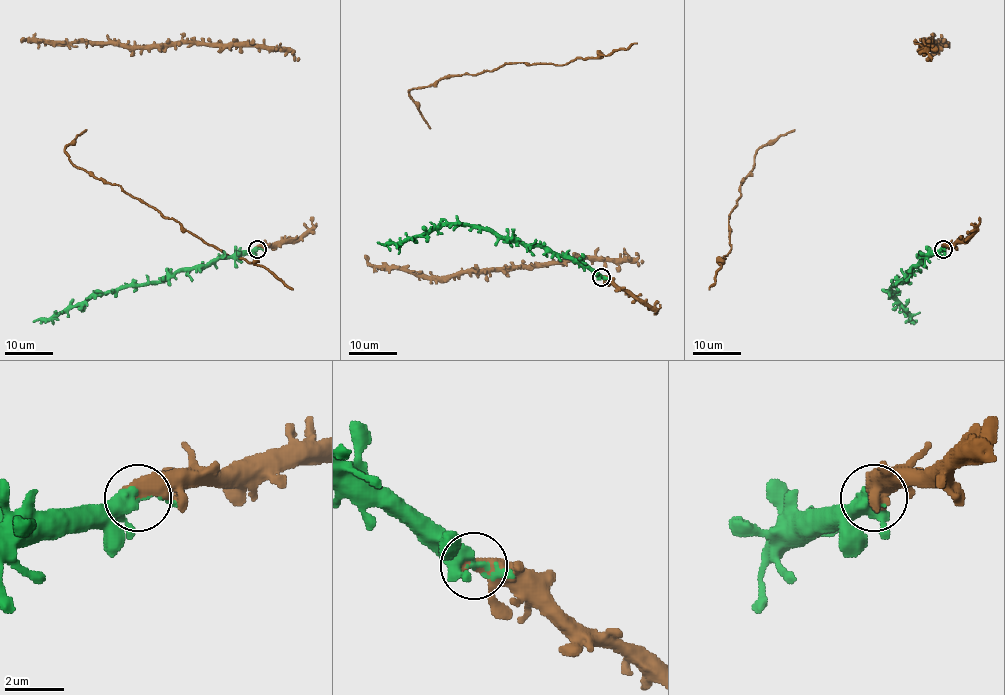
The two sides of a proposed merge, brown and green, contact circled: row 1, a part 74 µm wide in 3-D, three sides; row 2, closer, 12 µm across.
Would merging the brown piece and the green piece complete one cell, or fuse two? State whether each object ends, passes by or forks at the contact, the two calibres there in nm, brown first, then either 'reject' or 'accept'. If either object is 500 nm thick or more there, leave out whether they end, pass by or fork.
brown passes by | green forks | 480/280 nm | accept

